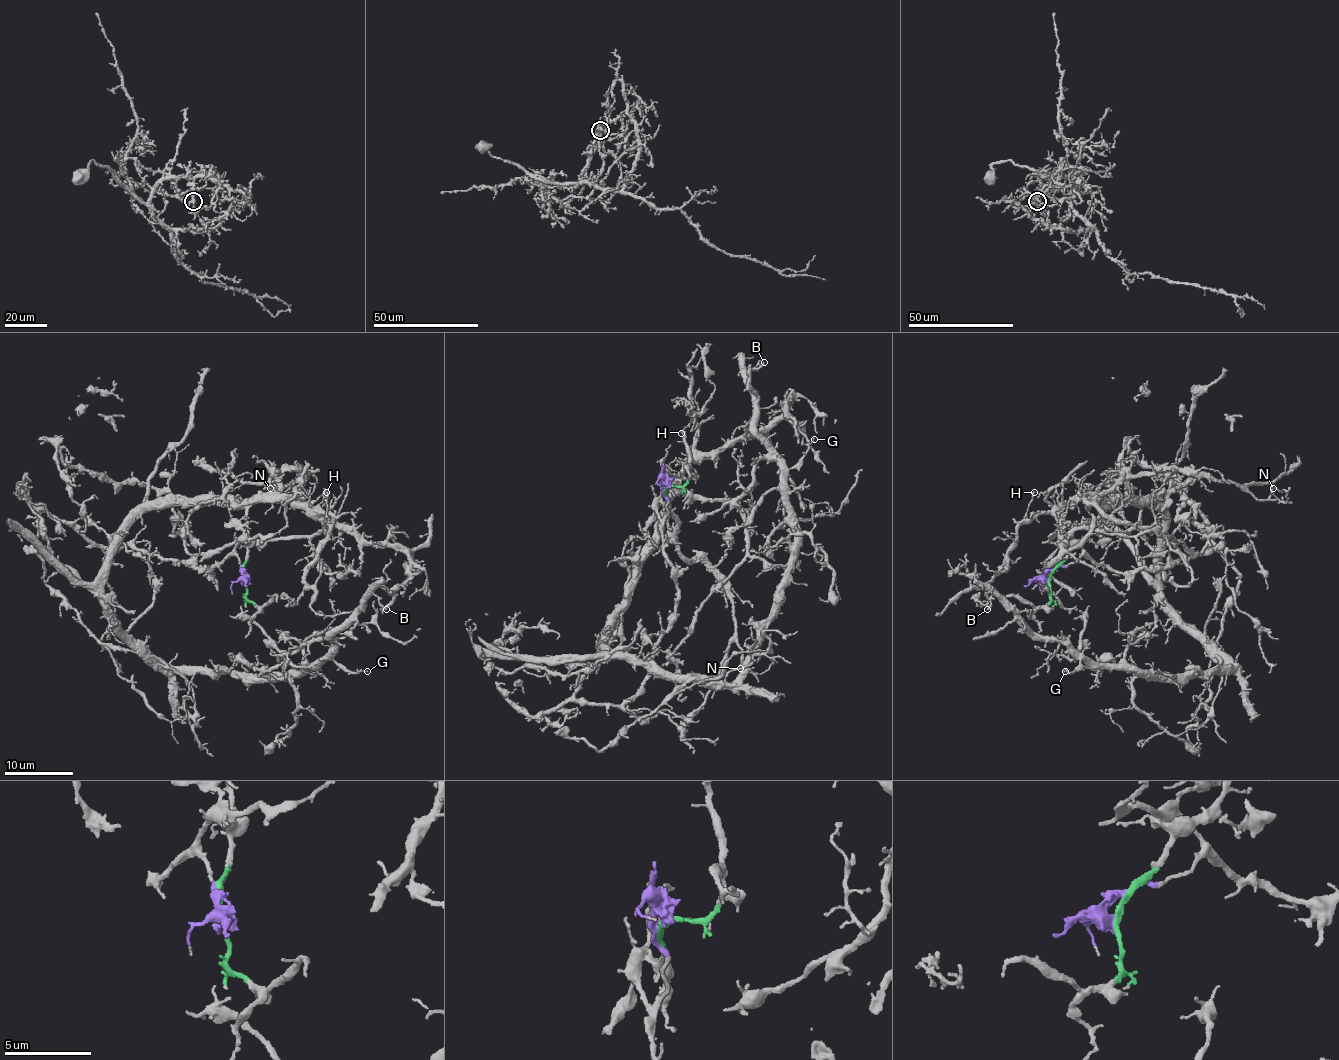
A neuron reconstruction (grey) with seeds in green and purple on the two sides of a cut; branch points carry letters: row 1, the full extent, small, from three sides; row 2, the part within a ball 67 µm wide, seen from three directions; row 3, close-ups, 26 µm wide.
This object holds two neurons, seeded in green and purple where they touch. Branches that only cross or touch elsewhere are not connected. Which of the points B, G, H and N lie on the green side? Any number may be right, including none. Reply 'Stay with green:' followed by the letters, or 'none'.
Stay with green: B, G, H, N

